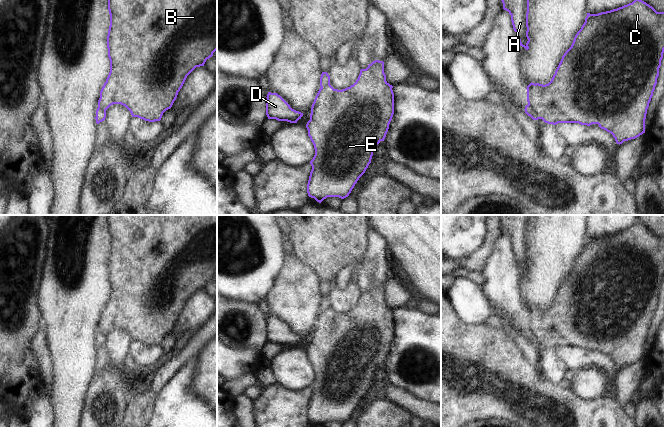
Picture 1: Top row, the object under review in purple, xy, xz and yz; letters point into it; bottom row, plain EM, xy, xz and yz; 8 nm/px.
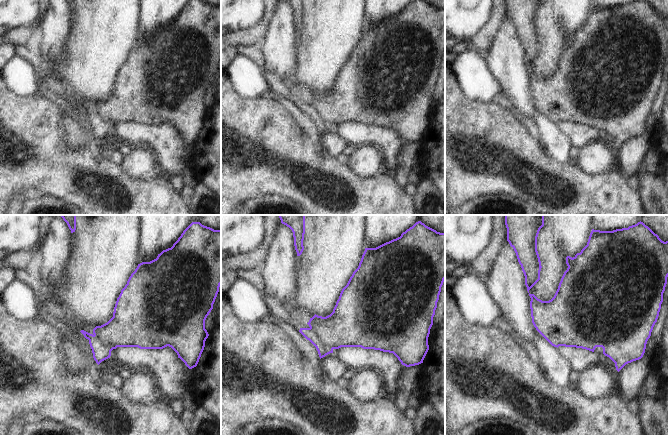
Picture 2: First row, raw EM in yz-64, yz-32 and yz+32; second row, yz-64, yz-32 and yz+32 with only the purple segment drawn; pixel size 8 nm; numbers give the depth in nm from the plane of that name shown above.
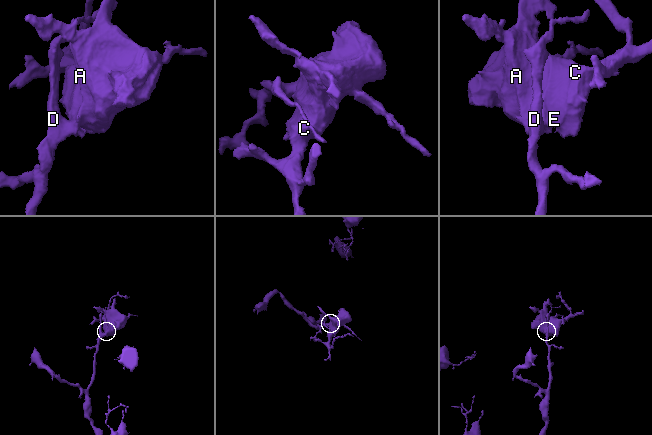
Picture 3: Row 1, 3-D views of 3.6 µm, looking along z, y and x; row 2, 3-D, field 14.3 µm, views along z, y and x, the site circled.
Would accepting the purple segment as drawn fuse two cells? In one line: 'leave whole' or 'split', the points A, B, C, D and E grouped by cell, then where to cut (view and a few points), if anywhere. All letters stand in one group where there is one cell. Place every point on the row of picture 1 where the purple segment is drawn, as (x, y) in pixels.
split | A B C E / D | yz (528, 104), (540, 118)

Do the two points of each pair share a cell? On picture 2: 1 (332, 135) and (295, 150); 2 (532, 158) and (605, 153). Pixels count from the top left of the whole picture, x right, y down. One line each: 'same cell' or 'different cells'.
1: different cells
2: different cells

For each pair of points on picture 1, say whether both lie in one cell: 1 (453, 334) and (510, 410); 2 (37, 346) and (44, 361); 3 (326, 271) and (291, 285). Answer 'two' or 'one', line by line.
1: one
2: one
3: two

